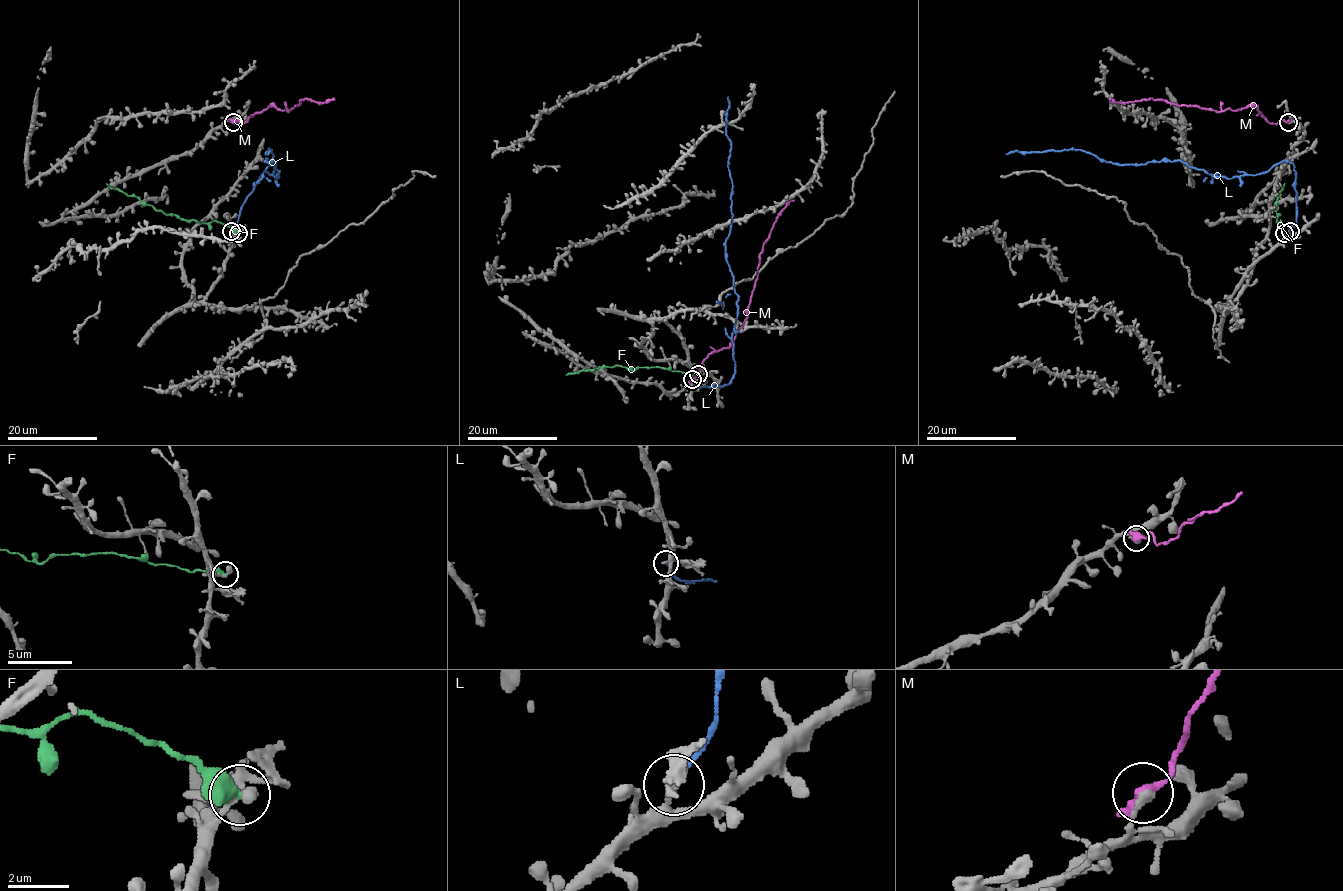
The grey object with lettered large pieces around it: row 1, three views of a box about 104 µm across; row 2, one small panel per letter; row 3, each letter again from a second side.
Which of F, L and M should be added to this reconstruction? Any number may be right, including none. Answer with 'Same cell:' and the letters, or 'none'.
Same cell: none

